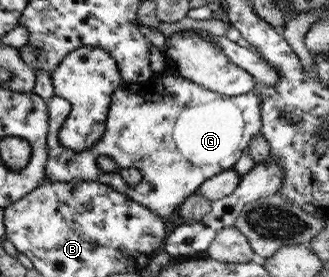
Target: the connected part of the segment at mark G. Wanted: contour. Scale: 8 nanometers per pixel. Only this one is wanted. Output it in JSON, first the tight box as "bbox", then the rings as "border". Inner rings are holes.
{"bbox":[46,73,262,221],"border":[[[161,73],[161,81],[153,76],[145,83],[125,83],[120,90],[114,90],[107,109],[106,124],[101,138],[95,146],[82,152],[69,150],[60,143],[59,130],[66,120],[71,104],[66,99],[54,95],[48,101],[49,131],[47,135],[48,162],[46,162],[47,179],[51,182],[72,182],[73,180],[90,180],[103,182],[125,194],[127,198],[146,206],[153,214],[165,221],[180,209],[185,199],[196,191],[208,178],[233,168],[247,147],[261,134],[262,97],[254,90],[246,94],[227,97],[212,92],[182,78]],[[110,157],[120,169],[135,168],[142,173],[138,184],[127,184],[118,172],[103,172],[97,166],[97,158]]]}

